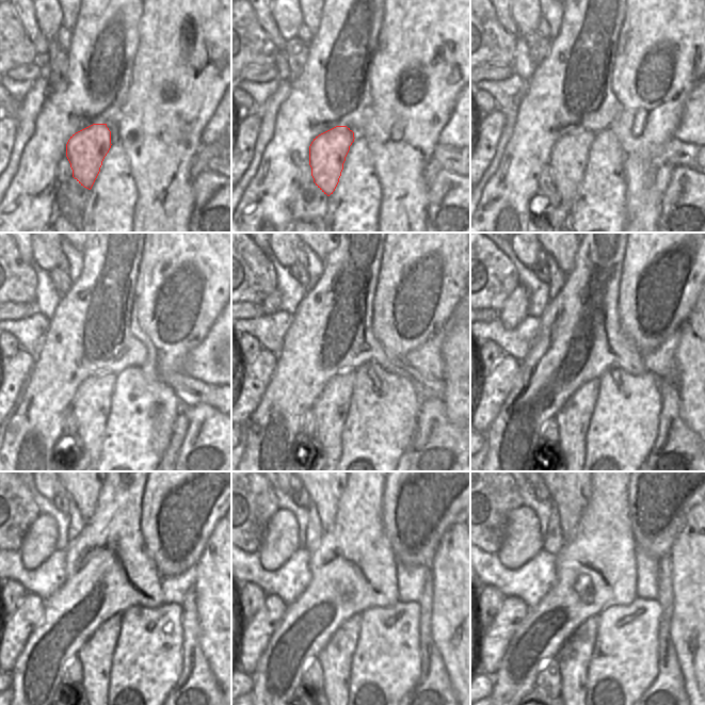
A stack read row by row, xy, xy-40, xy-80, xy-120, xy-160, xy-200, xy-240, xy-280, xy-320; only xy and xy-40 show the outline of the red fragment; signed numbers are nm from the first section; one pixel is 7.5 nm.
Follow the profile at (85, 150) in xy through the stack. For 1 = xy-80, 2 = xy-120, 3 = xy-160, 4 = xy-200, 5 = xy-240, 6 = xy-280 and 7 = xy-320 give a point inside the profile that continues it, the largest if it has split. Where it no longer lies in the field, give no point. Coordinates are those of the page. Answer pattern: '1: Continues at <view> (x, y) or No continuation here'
1: Continues at xy-80 (569, 157)
2: Continues at xy-120 (92, 404)
3: Continues at xy-160 (330, 411)
4: Continues at xy-200 (573, 419)
5: Continues at xy-240 (96, 656)
6: Continues at xy-280 (336, 657)
7: Continues at xy-320 (574, 657).

